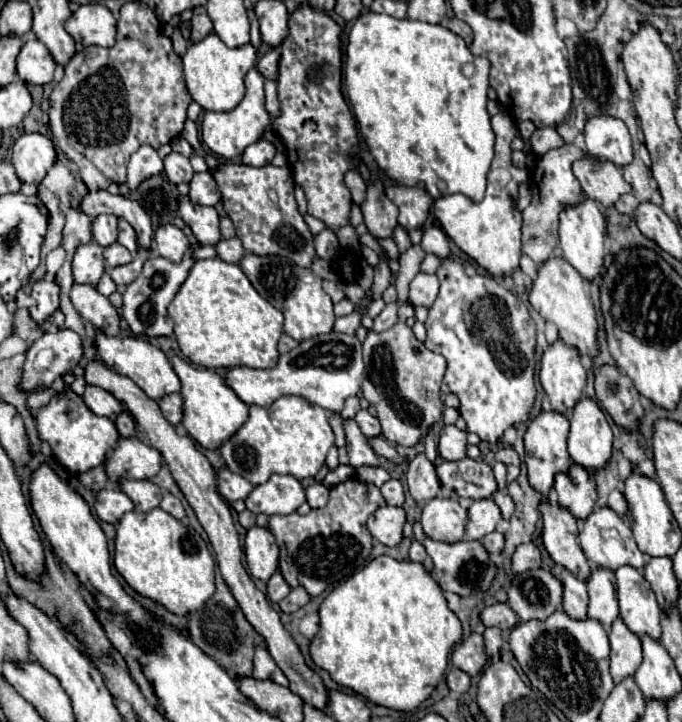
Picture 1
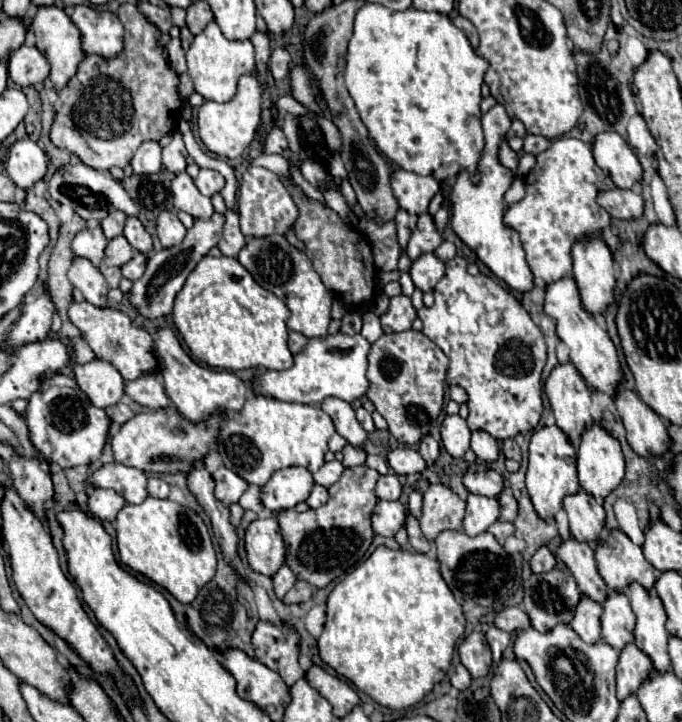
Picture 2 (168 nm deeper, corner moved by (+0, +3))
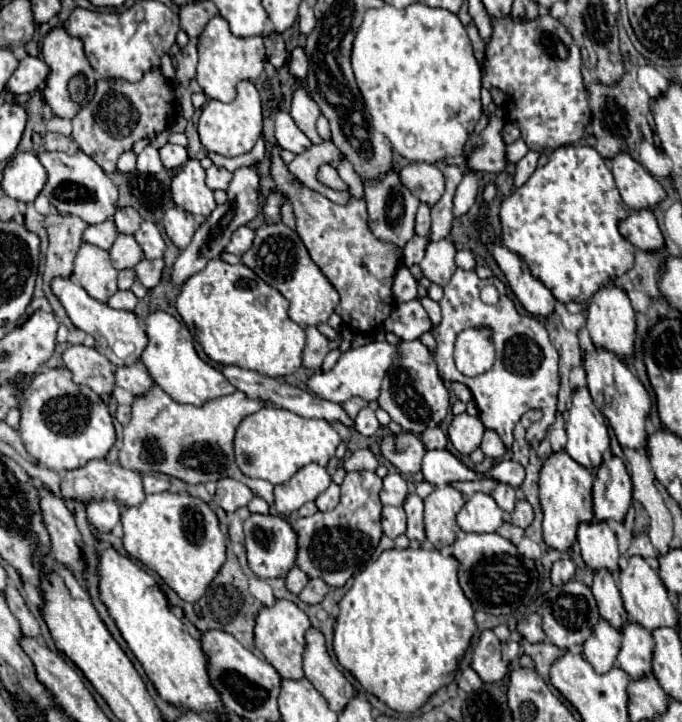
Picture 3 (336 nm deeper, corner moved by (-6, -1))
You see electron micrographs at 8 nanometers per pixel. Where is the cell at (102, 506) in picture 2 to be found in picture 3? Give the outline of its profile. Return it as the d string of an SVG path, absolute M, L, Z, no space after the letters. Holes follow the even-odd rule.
M112 500L88 502L86 512L90 524L94 524L100 532L110 532L120 522L120 506Z

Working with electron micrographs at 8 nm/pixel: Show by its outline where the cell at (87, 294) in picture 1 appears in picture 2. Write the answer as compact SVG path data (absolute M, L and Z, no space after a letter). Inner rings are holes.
M74 258L70 270L68 270L68 278L72 282L72 286L84 296L86 302L106 308L106 294L108 294L108 284L100 272L98 266L94 266L88 258Z

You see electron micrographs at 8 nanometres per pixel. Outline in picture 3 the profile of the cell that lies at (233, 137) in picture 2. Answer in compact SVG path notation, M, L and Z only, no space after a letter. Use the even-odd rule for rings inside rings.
M244 80L238 84L238 96L234 102L224 104L218 100L210 100L208 104L204 104L202 116L198 120L198 134L200 134L200 142L210 152L230 158L250 152L262 134L262 100L256 86Z

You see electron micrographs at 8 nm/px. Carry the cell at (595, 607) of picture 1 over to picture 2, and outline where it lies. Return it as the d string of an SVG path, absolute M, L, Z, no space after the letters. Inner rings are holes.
M610 592L608 600L604 602L602 638L618 652L626 644L634 642L634 612L630 610L630 602L622 592Z

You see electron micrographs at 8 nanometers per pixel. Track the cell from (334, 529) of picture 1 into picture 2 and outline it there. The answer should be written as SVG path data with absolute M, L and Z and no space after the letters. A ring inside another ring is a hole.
M364 464L344 468L340 480L328 488L330 500L324 506L318 510L310 508L304 514L296 510L282 510L278 514L278 524L286 542L286 564L298 580L308 580L312 586L324 588L364 560L364 554L374 538L370 516L378 502L374 494L378 476L380 474L376 470Z

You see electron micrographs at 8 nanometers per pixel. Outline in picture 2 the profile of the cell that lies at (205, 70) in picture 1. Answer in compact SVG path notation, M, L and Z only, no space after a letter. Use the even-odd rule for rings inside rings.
M210 22L202 34L198 34L186 52L188 74L194 82L194 90L206 100L228 102L236 94L236 82L242 74L254 72L254 46L250 40L228 40L220 32L216 22Z

